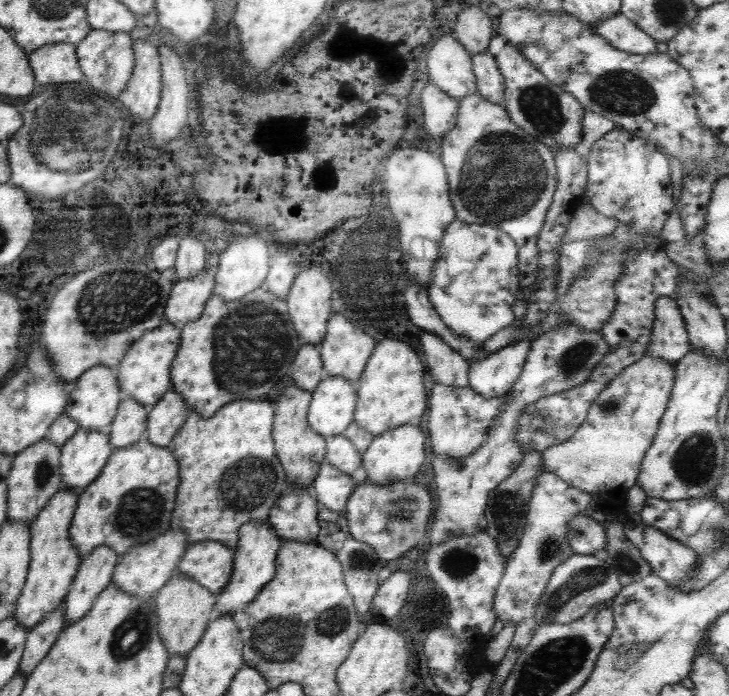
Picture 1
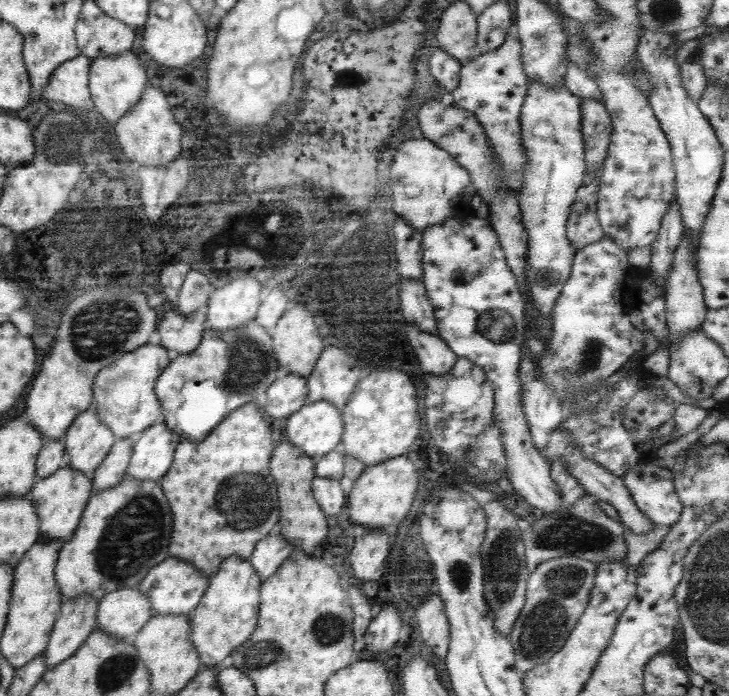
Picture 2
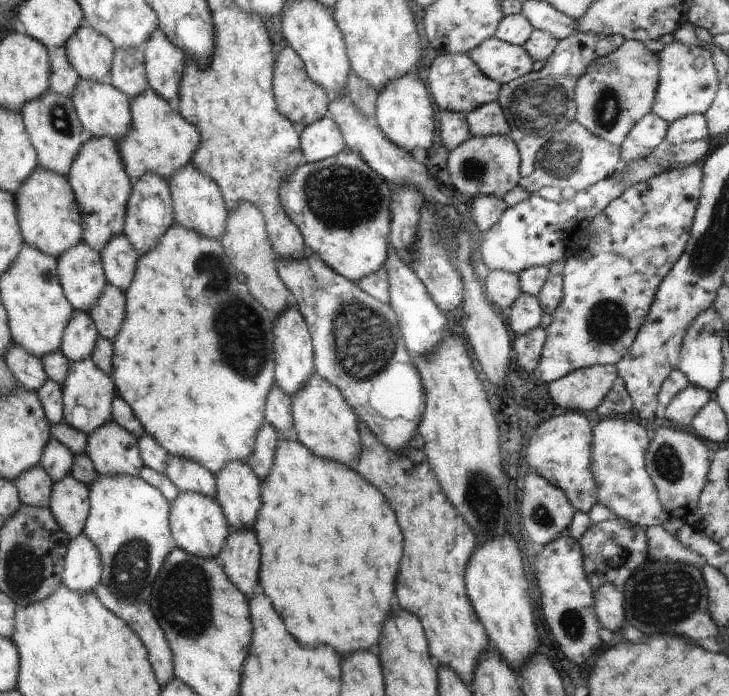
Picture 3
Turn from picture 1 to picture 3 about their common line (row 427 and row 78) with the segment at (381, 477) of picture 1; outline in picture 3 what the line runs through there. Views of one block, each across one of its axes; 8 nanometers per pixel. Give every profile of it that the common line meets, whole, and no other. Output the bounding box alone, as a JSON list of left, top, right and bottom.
[376,72,434,155]

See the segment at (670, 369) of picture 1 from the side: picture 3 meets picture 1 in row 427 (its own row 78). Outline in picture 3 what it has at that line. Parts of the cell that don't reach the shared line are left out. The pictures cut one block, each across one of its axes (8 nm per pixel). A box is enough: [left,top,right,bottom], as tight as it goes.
[572,40,661,147]

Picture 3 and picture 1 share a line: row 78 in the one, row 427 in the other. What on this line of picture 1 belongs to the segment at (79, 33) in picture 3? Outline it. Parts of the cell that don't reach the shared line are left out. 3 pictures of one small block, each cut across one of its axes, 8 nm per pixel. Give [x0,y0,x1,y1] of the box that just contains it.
[64,366,123,435]

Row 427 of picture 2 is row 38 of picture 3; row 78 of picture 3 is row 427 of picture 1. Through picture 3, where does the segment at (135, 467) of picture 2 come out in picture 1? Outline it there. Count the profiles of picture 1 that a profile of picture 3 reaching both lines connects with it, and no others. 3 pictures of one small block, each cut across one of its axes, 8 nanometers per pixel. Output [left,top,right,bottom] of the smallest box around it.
[147,386,187,448]

